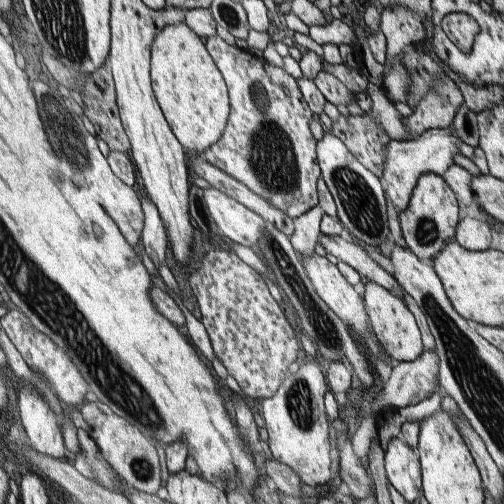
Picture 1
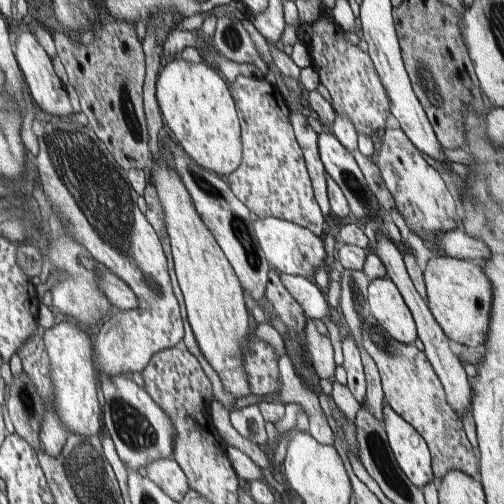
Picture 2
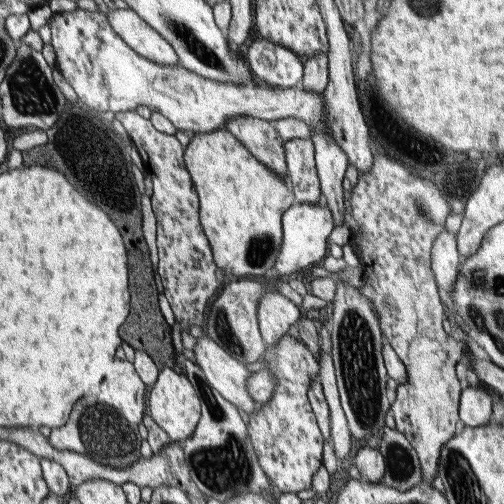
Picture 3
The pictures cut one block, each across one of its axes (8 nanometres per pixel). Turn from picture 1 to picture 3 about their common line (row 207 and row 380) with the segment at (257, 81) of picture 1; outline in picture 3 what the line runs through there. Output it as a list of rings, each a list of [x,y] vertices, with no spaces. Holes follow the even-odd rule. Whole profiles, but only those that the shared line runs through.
[[[283,334],[277,342],[265,346],[267,348],[257,362],[265,366],[263,370],[271,372],[275,386],[267,402],[261,402],[253,412],[247,412],[249,416],[245,428],[251,448],[261,470],[267,474],[269,484],[273,482],[281,494],[299,494],[311,488],[311,476],[321,466],[321,446],[325,442],[307,398],[311,384],[319,376],[319,362],[303,340],[297,340],[289,334]]]

